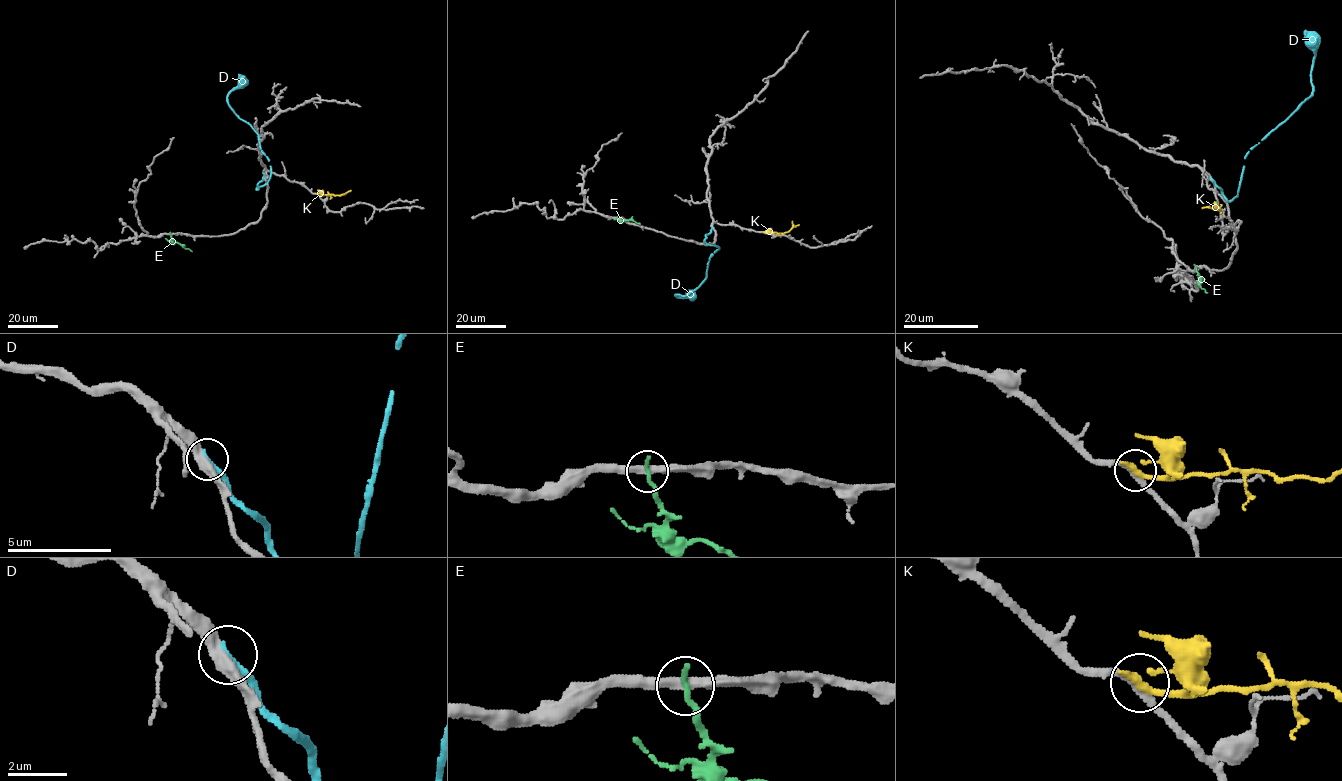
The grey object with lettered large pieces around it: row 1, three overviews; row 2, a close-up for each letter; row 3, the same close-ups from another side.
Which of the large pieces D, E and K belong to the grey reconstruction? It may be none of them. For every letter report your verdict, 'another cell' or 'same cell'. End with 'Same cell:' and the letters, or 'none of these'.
D: another cell
E: another cell
K: another cell
Same cell: none of these

